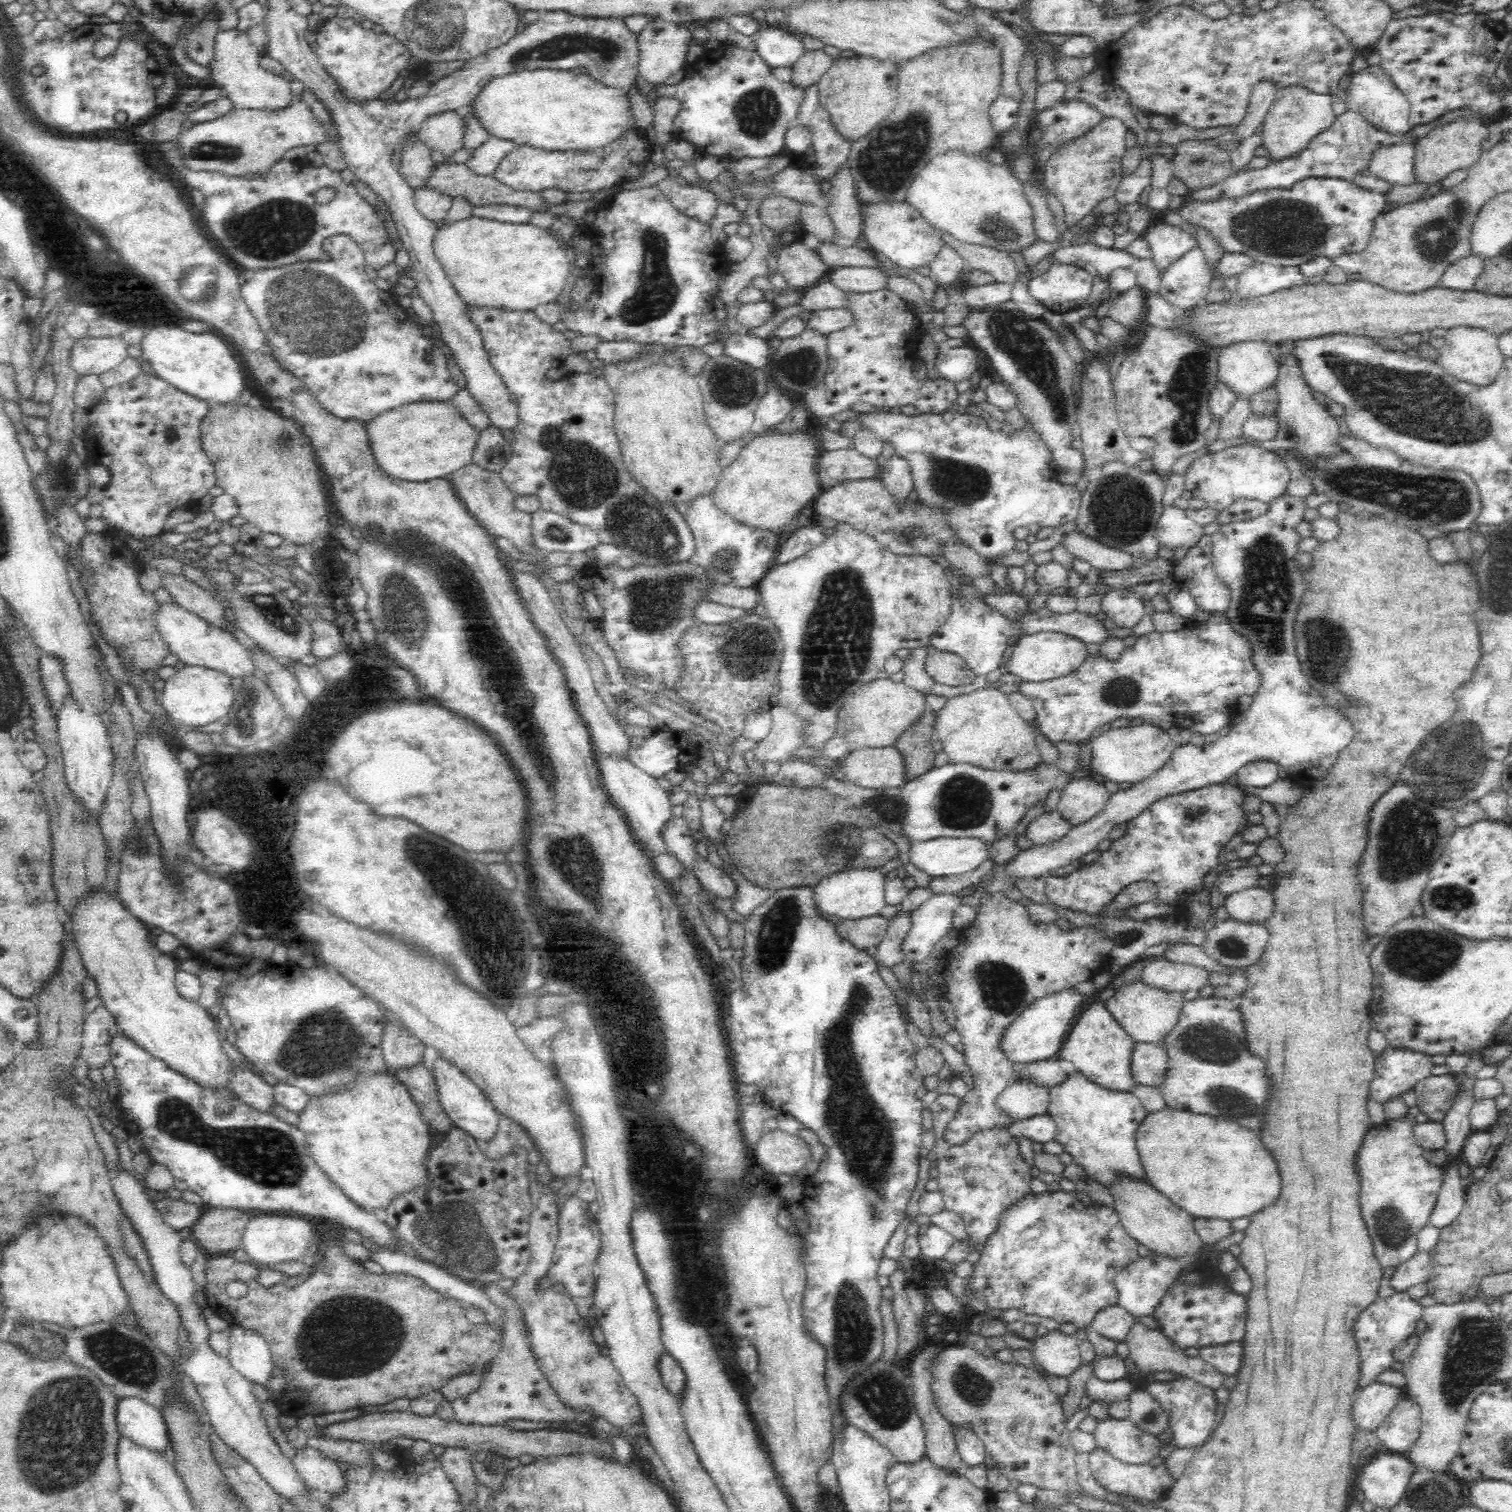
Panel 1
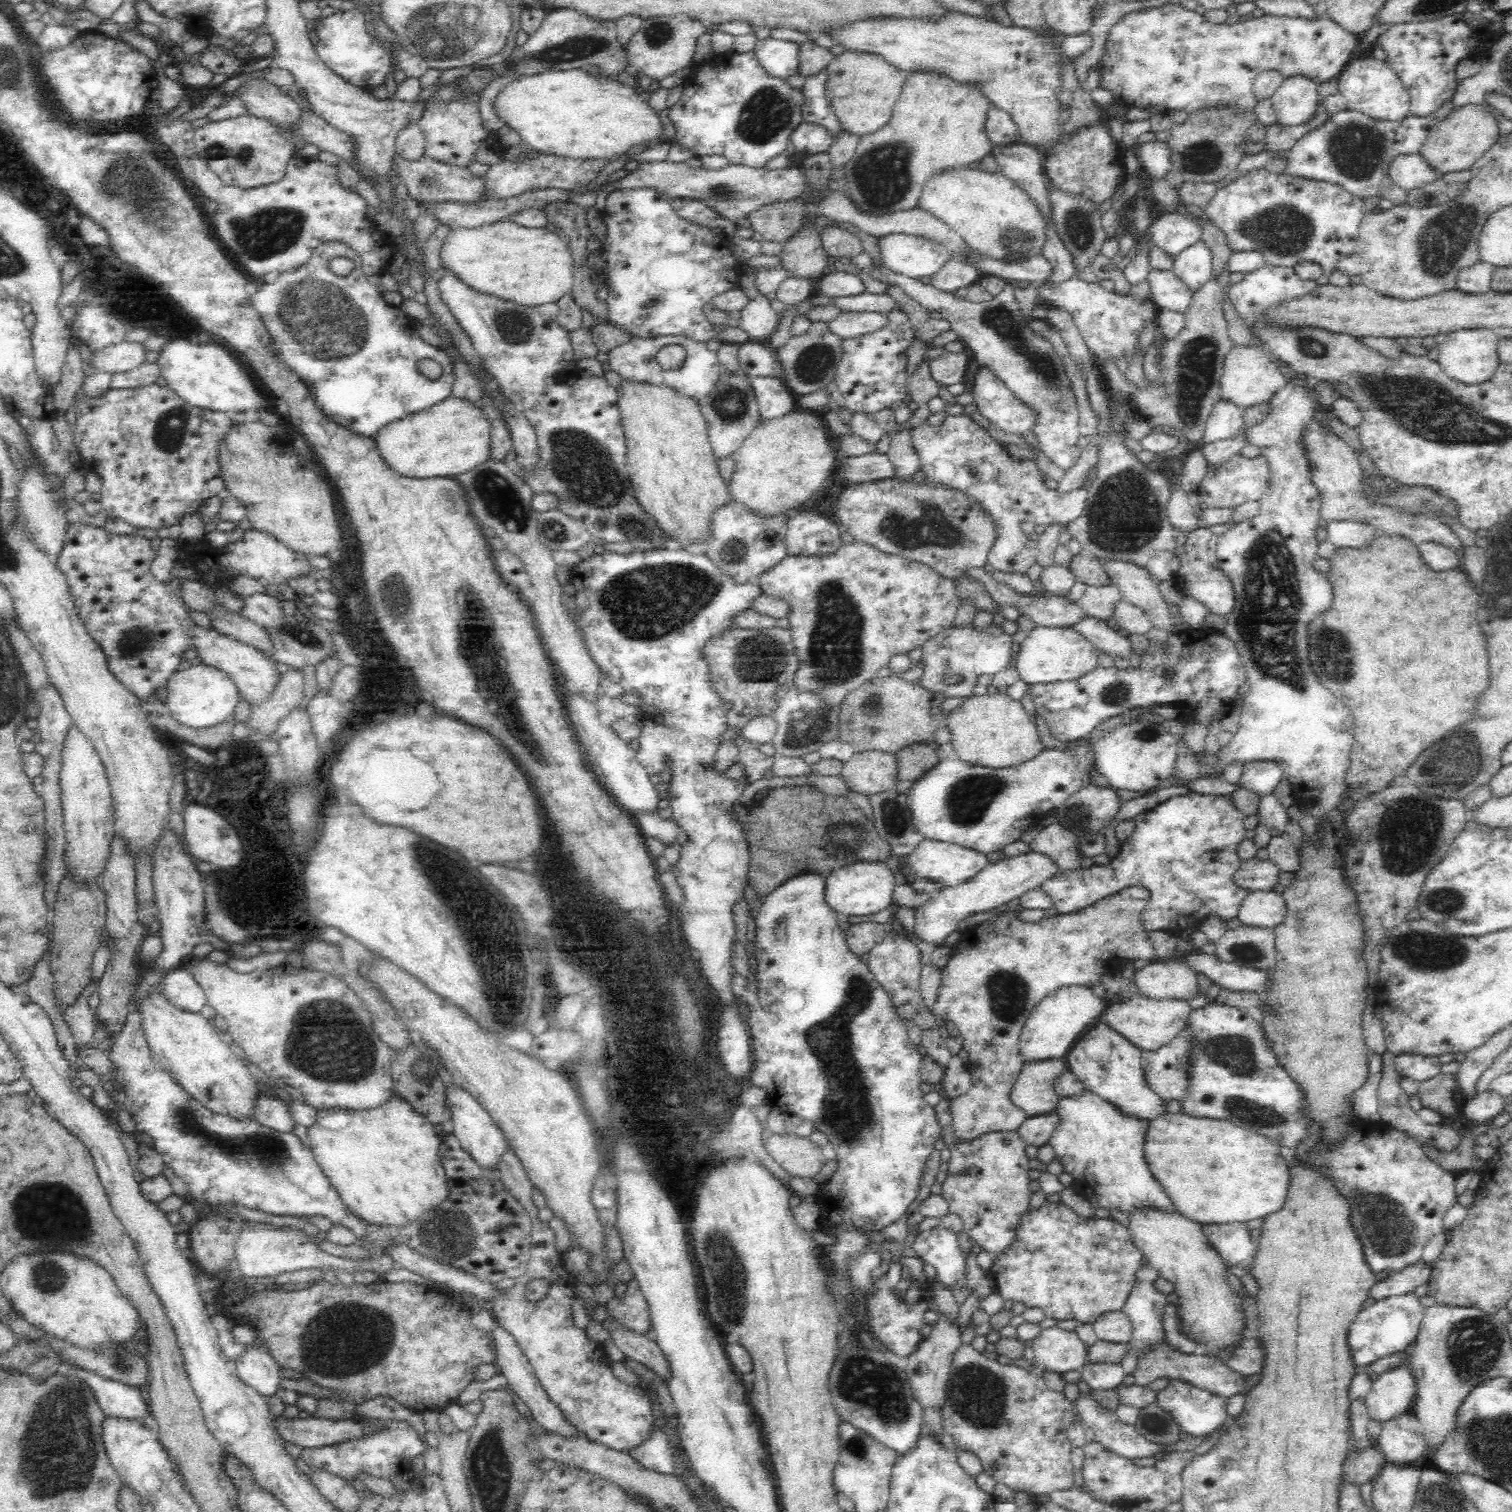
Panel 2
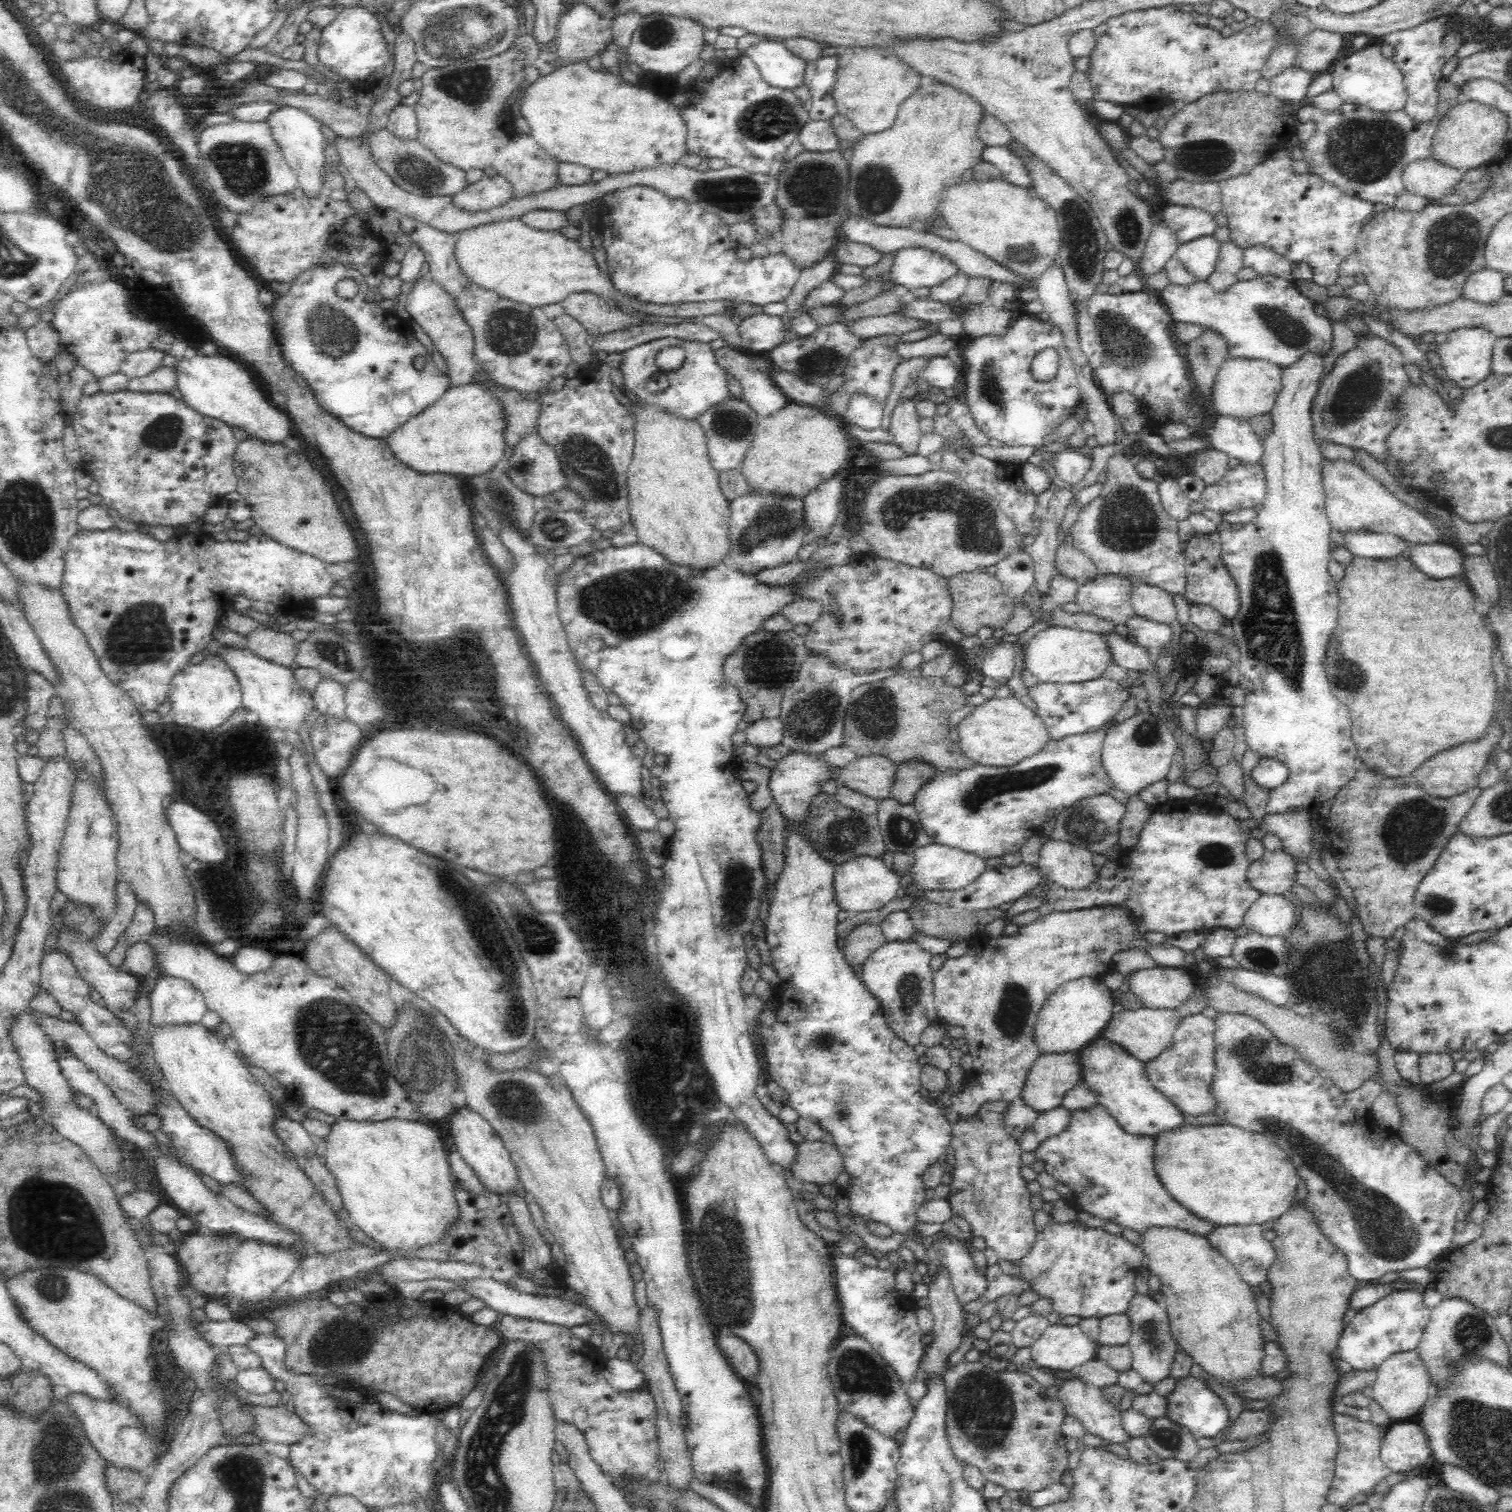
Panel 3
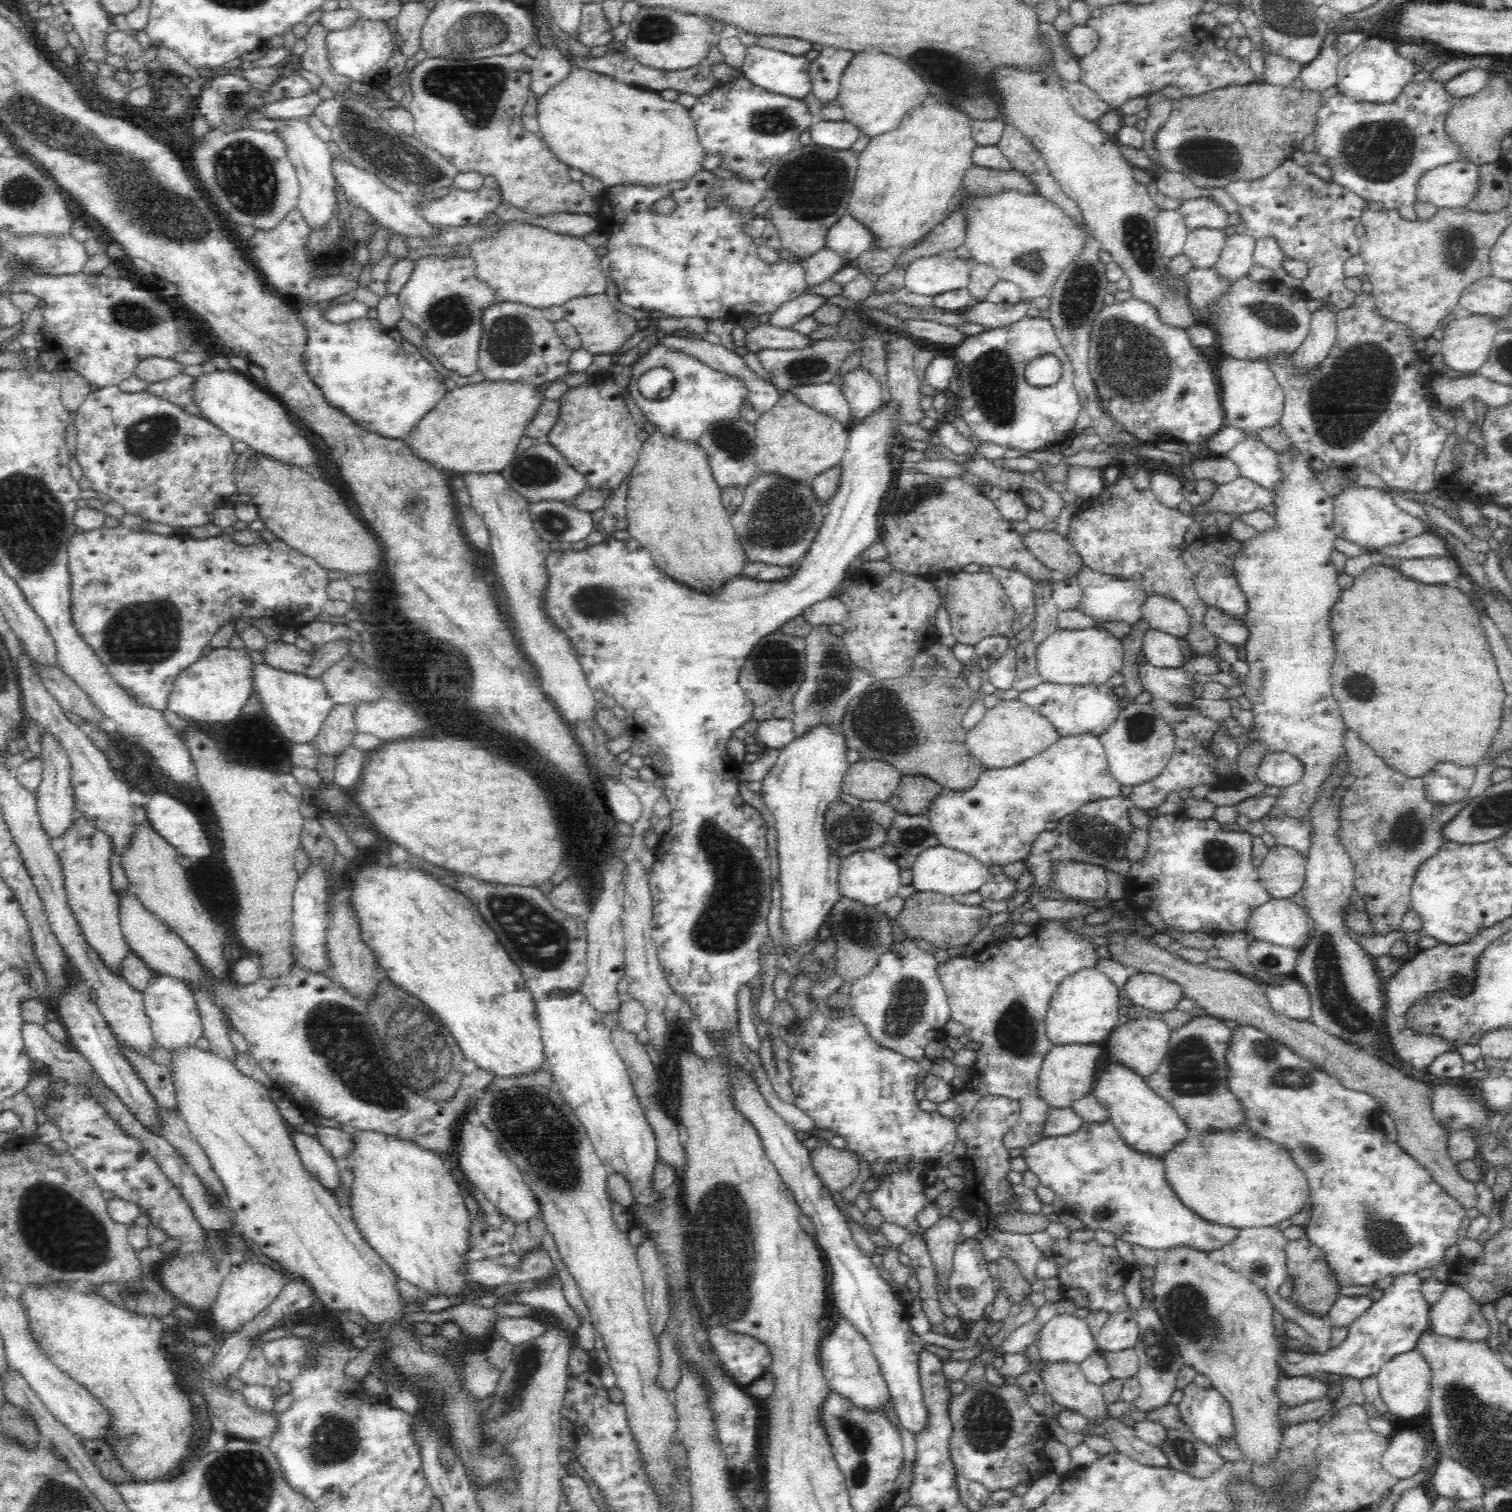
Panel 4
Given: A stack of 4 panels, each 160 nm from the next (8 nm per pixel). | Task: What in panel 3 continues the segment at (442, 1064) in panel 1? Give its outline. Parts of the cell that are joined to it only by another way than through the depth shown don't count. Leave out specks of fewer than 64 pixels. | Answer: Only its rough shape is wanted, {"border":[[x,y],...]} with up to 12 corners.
{"border":[[463,1106],[450,1134],[488,1189],[521,1186],[502,1137]]}

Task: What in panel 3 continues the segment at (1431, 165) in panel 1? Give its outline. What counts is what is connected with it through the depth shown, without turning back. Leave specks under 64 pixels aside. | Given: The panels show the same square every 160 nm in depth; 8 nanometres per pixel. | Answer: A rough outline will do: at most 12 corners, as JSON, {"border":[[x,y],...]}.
{"border":[[1461,99],[1437,122],[1431,157],[1465,172],[1504,144],[1504,114]]}

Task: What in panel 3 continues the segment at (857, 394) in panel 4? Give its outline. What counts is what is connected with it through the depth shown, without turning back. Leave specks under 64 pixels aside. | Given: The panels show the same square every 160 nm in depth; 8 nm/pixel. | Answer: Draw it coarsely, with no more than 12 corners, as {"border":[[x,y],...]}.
{"border":[[850,398],[843,421],[864,430],[882,426],[883,405]]}

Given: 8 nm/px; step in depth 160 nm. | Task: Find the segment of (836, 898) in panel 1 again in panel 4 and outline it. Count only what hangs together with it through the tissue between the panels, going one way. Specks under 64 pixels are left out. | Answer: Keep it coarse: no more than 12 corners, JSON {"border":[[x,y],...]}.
{"border":[[879,850],[839,862],[841,898],[880,907],[902,867]]}

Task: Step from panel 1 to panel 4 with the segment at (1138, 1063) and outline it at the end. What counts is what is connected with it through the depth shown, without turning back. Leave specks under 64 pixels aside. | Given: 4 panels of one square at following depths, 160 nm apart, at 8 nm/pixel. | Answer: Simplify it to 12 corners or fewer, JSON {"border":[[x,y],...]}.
{"border":[[1196,1015],[1171,1032],[1146,1077],[1190,1132],[1243,1119],[1227,1089],[1222,1019]]}

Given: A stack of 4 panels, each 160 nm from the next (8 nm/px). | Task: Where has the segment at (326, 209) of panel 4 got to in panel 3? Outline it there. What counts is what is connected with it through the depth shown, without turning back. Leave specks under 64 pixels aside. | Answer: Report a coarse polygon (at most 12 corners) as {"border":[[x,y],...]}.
{"border":[[280,106],[266,118],[295,174],[315,195],[325,139],[304,110]]}

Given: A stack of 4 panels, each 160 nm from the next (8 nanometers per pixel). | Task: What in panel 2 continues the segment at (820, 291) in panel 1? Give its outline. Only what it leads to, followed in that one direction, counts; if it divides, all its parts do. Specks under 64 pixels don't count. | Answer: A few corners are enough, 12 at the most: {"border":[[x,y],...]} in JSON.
{"border":[[887,293],[832,295],[846,312],[886,312],[898,303]]}

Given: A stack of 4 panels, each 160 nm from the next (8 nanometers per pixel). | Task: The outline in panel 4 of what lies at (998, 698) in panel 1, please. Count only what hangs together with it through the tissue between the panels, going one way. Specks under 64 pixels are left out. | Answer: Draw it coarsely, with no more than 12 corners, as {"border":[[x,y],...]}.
{"border":[[1001,699],[966,733],[984,768],[1008,768],[1058,740],[1020,699]]}

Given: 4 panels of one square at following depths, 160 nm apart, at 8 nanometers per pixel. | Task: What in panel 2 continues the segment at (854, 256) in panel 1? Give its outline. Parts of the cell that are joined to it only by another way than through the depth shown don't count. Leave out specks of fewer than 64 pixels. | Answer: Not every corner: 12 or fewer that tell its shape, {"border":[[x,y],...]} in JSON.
{"border":[[884,264],[864,272],[950,321],[1035,414],[1031,441],[1060,469],[1080,458],[1066,366],[1004,280],[970,302]]}

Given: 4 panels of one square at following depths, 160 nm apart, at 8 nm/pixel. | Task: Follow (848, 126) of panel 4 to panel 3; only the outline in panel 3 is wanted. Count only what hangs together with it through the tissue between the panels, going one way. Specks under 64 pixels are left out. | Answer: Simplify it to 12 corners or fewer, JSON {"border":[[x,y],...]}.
{"border":[[809,120],[797,140],[804,151],[830,152],[838,144],[830,121]]}

